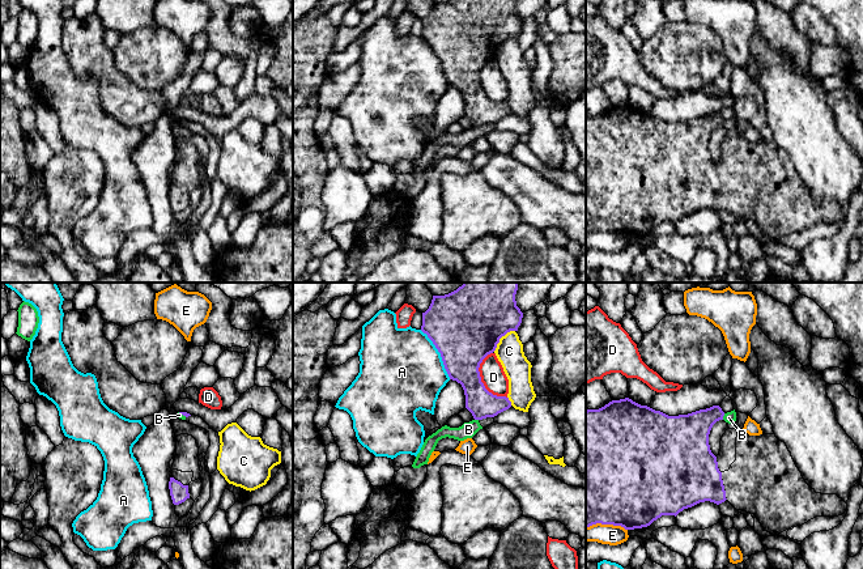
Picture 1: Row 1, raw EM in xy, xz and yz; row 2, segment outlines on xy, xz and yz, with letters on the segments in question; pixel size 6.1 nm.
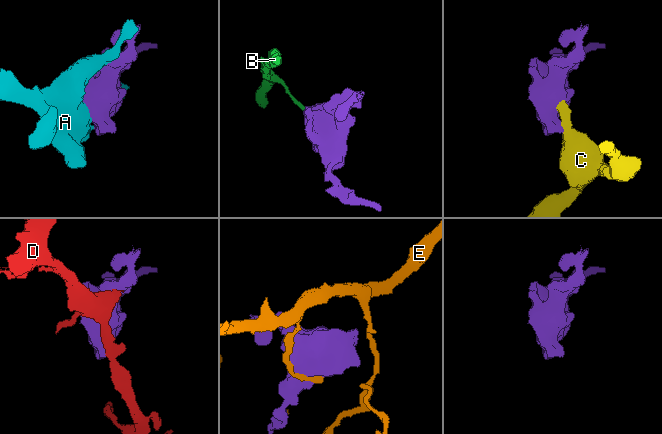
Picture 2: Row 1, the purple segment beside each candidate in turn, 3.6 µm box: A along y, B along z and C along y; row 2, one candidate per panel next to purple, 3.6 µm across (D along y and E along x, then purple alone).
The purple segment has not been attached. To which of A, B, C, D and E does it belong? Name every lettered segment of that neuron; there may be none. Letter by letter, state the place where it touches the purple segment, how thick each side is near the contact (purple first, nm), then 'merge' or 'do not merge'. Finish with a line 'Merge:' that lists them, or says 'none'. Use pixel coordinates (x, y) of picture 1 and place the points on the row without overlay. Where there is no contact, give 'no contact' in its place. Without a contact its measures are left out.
A: contact xz (439, 59); calibres 440 and 480 nm; do not merge
B: contact yz (723, 122); calibres 260 and 70 nm; do not merge
C: contact xz (501, 43); calibres 440 and 170 nm; do not merge
D: contact xz (480, 88); calibres 300 and 150 nm; do not merge
E: contact yz (607, 230); calibres 500 and 130 nm; do not merge
Merge: none

